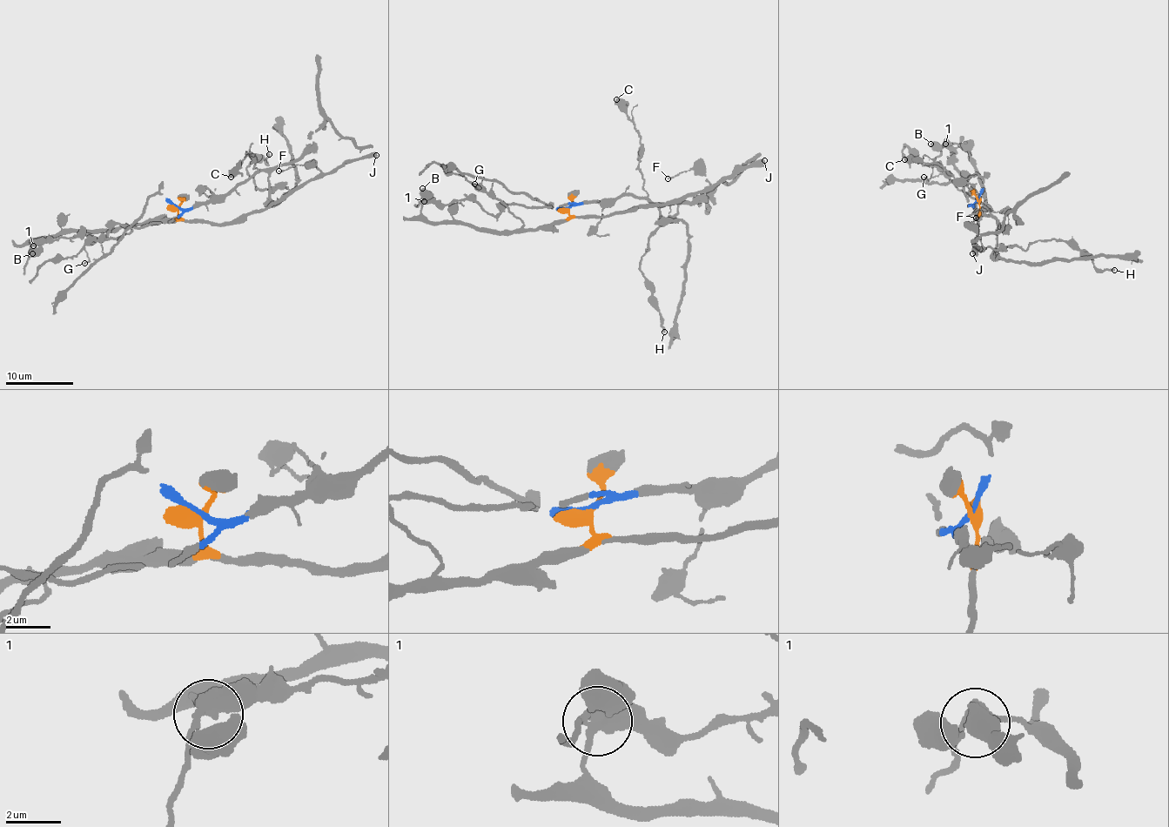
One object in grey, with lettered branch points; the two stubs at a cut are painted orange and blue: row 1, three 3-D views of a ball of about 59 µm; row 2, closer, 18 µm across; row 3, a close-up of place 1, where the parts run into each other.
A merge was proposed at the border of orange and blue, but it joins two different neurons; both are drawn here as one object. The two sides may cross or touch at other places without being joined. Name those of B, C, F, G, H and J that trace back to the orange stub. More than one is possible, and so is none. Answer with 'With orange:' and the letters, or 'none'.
With orange: B, F, G, H, J

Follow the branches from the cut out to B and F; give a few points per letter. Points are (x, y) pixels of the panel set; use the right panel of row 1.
B: (978, 200), (980, 211), (985, 191), (982, 190), (981, 178), (970, 152), (957, 144), (934, 146), (930, 144)
F: (978, 200), (976, 246), (980, 252), (981, 246), (972, 223), (975, 218)

